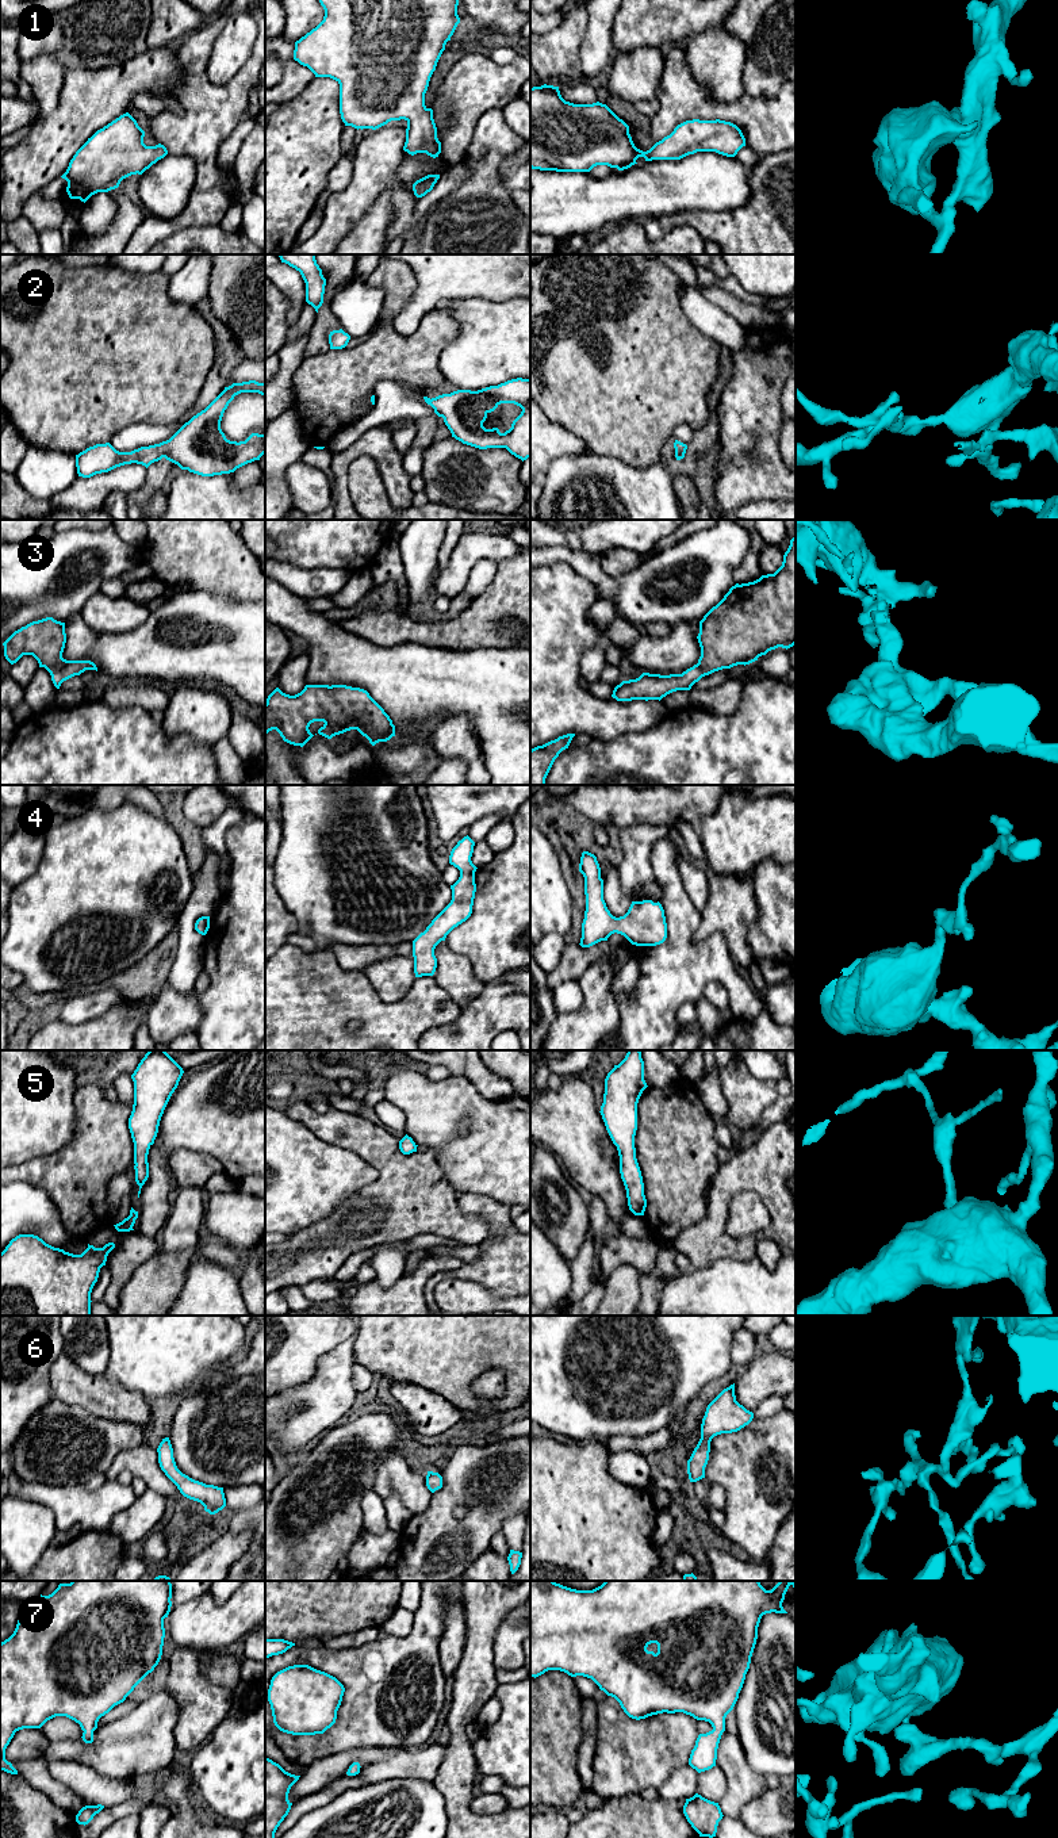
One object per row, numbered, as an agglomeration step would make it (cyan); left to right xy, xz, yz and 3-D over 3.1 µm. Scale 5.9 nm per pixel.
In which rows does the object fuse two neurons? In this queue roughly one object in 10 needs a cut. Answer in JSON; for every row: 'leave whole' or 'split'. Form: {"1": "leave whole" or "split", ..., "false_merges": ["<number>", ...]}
{"1": "leave whole", "2": "leave whole", "3": "leave whole", "4": "leave whole", "5": "leave whole", "6": "leave whole", "7": "leave whole", "false_merges": []}

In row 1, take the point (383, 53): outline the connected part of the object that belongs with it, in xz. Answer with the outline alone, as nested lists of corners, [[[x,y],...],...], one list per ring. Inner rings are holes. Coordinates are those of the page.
[[[319,0],[325,9],[323,20],[295,42],[294,60],[300,65],[307,66],[315,77],[330,77],[340,84],[340,114],[345,126],[354,129],[376,130],[391,120],[405,119],[407,122],[406,142],[403,150],[414,156],[417,153],[426,153],[436,158],[441,153],[441,142],[437,138],[437,127],[433,119],[433,110],[425,106],[425,93],[429,87],[430,77],[436,70],[437,62],[445,50],[445,45],[451,41],[460,18],[457,15],[459,0]]]

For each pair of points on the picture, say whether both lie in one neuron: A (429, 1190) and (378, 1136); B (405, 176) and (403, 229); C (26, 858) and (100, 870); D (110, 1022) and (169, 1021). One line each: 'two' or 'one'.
A: one
B: two
C: two
D: two

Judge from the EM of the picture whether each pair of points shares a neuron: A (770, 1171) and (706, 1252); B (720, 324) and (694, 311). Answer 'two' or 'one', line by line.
A: one
B: one

